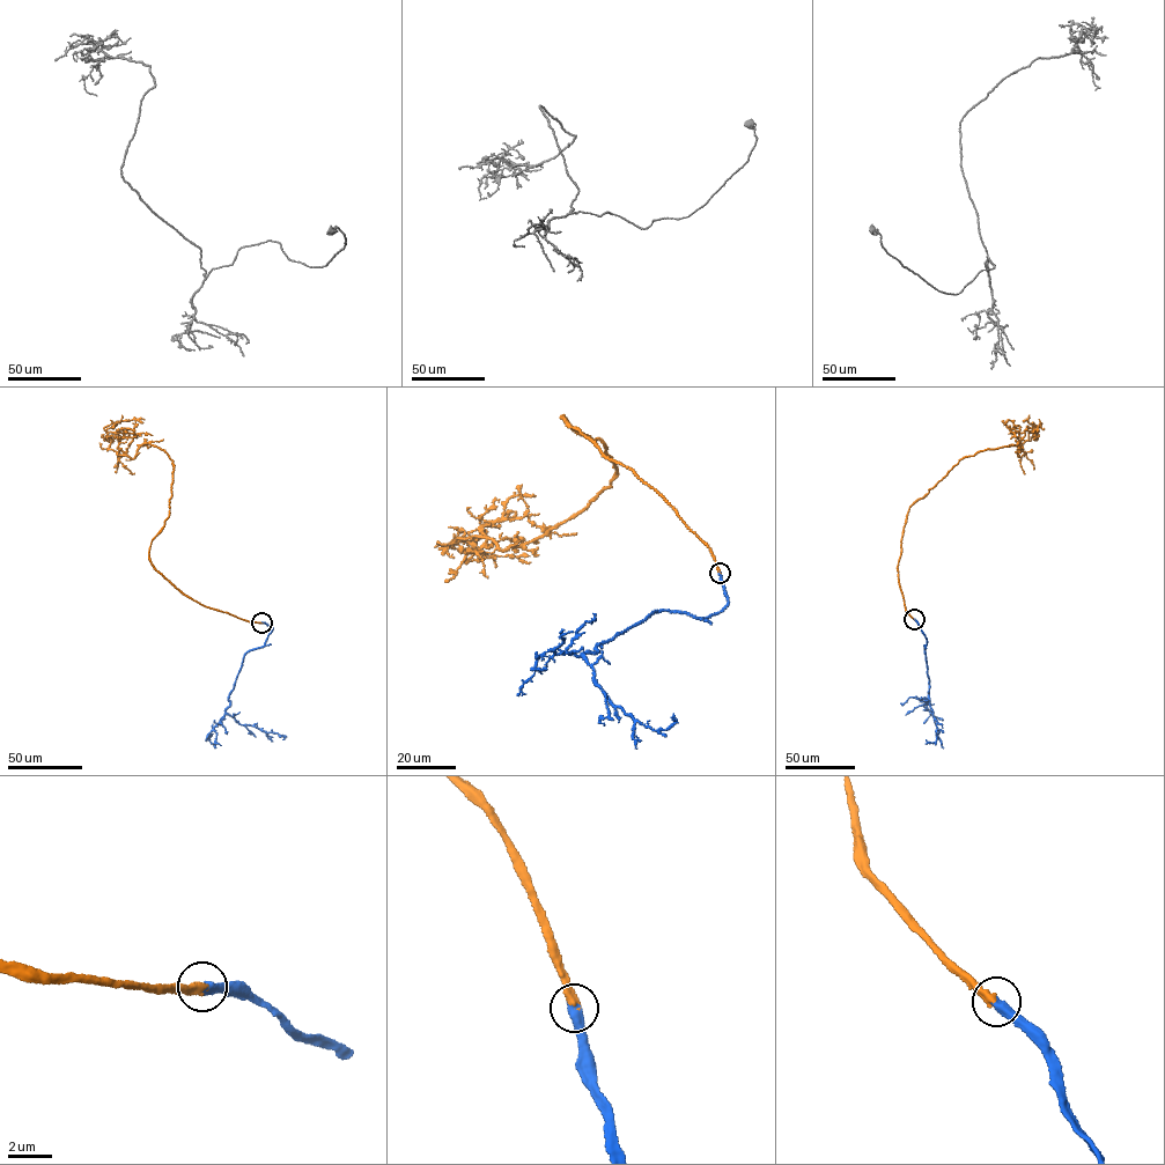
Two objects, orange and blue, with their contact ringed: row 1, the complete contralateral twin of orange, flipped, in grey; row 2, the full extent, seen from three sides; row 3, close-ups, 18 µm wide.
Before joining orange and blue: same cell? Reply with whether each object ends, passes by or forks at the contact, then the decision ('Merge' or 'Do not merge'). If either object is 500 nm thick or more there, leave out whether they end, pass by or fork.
Merge

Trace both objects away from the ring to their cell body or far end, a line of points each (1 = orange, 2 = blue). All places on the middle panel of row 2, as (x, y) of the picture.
1: (720, 573), (673, 508), (563, 415), (607, 448), (609, 486), (524, 544), (449, 544), (531, 561)
2: (720, 573), (721, 612), (656, 611), (582, 655), (613, 706), (657, 731), (671, 717)

